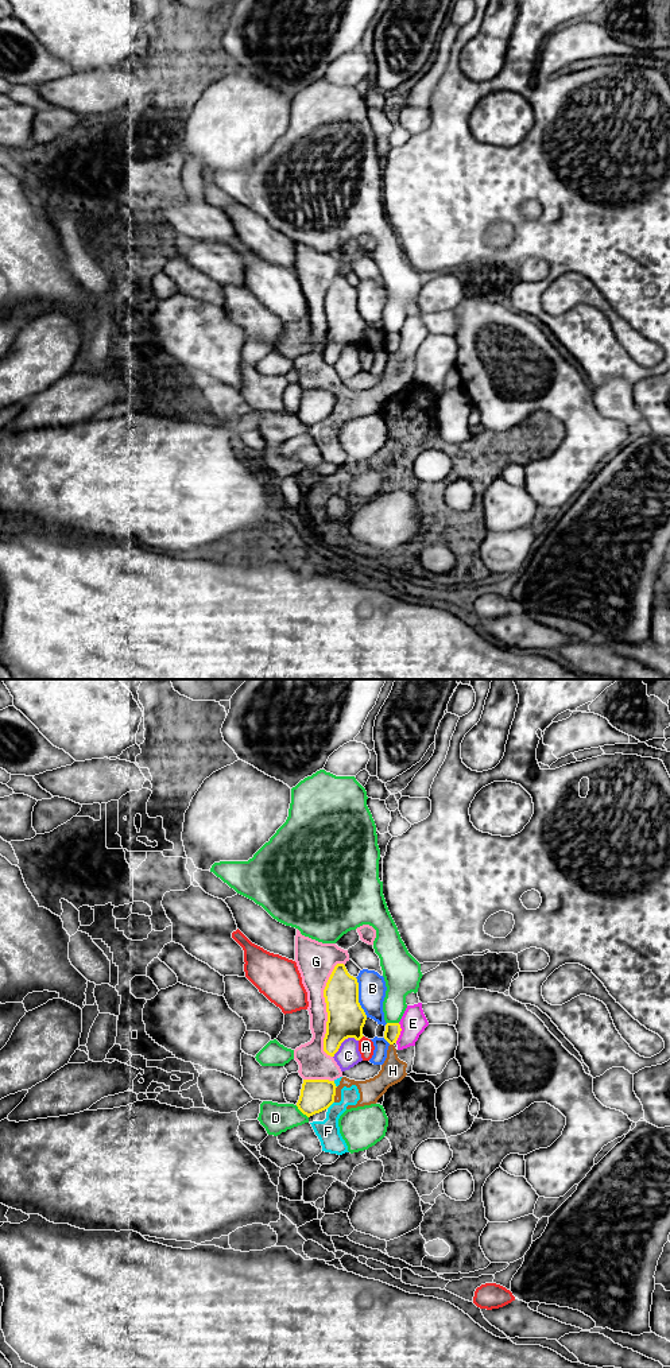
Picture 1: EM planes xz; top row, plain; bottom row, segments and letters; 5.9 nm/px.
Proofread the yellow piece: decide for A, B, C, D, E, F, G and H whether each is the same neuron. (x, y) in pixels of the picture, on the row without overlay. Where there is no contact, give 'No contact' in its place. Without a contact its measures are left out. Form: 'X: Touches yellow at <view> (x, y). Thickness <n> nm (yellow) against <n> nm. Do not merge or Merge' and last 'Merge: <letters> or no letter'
A: Touches yellow at xz (361, 347). Thickness 220 nm (yellow) against 100 nm. Do not merge
B: Touches yellow at xz (357, 307). Thickness 220 nm (yellow) against 160 nm. Do not merge
C: Touches yellow at xz (343, 351). Thickness 220 nm (yellow) against 140 nm. Do not merge
D: Touches yellow at xz (302, 422). Thickness 190 nm (yellow) against 180 nm. Do not merge
E: Touches yellow at xz (399, 343). Thickness 100 nm (yellow) against 160 nm. Do not merge
F: Touches yellow at xz (329, 415). Thickness 190 nm (yellow) against 140 nm. Do not merge
G: Touches yellow at xz (326, 318). Thickness 220 nm (yellow) against 190 nm. Do not merge
H: Touches yellow at xz (334, 405). Thickness 190 nm (yellow) against 140 nm. Do not merge
Merge: no letter

